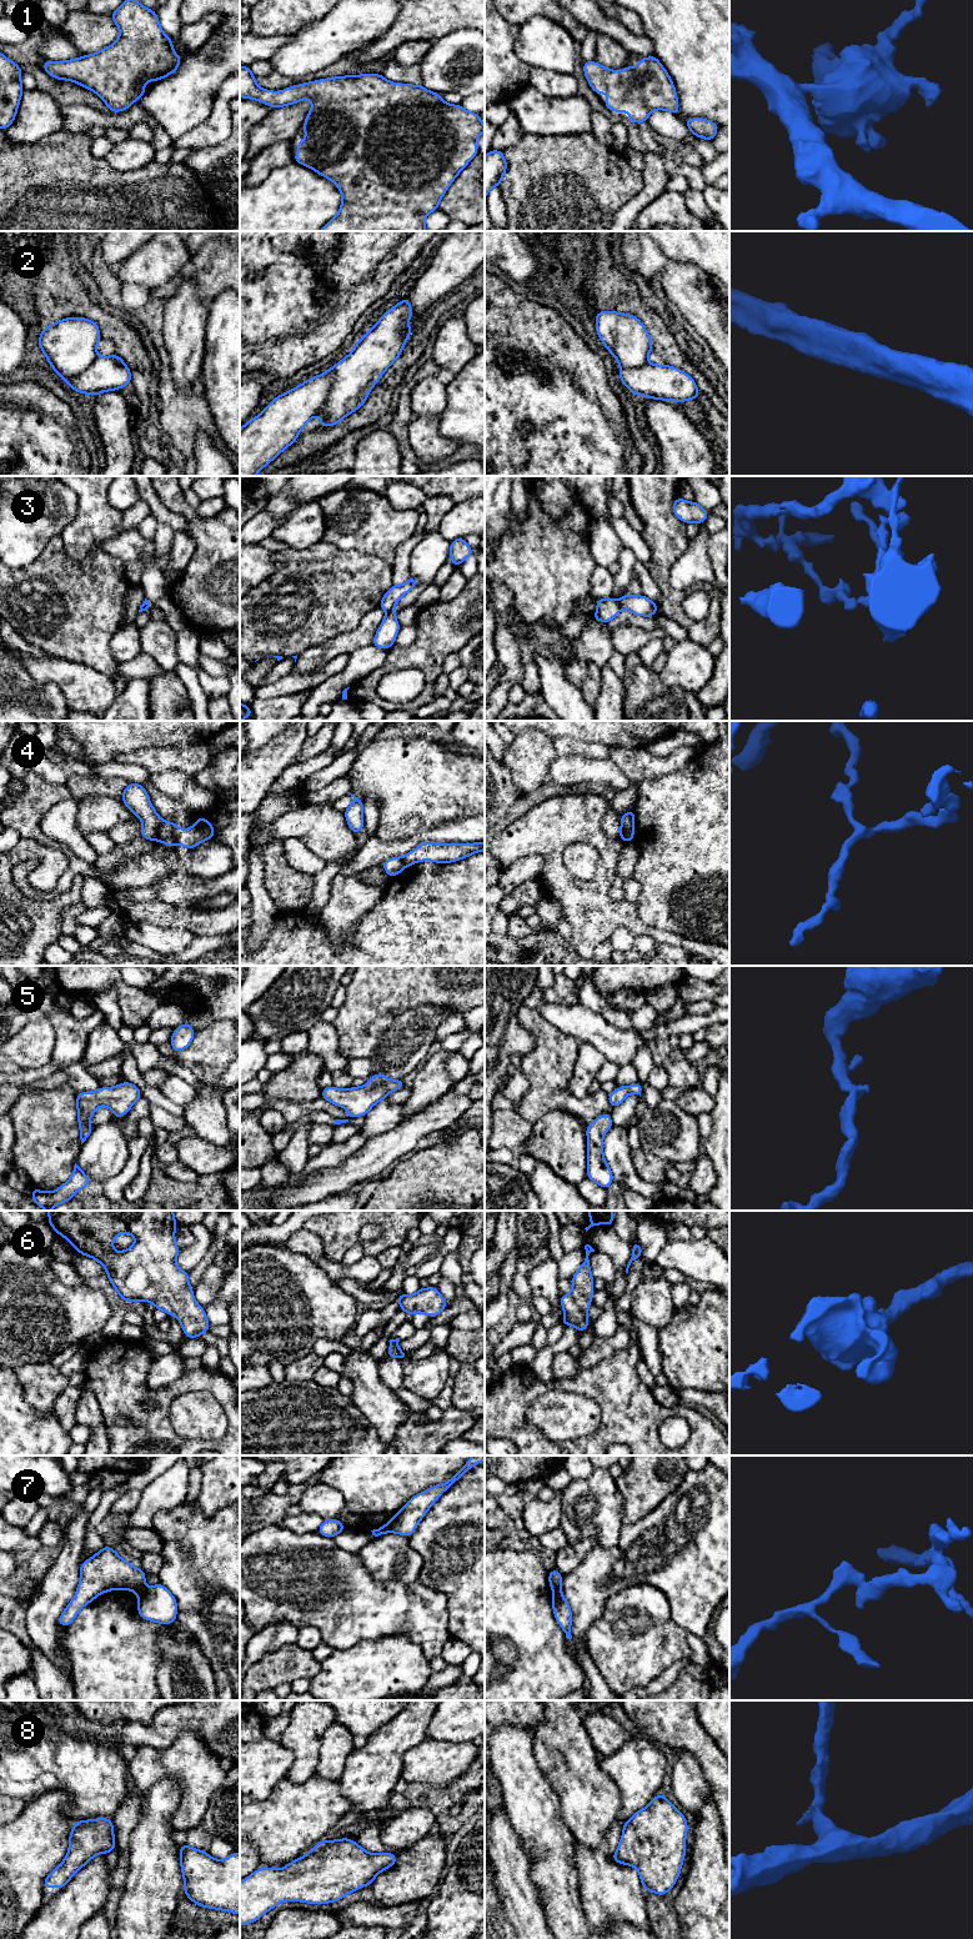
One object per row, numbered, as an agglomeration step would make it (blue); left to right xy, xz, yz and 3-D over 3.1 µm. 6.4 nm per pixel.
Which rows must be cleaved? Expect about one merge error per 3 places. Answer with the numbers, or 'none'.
2, 3, 4, 7

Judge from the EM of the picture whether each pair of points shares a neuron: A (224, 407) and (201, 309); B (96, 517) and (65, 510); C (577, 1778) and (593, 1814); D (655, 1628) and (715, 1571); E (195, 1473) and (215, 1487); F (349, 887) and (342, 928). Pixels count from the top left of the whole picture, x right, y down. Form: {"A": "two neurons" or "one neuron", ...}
{"A": "two neurons", "B": "two neurons", "C": "one neuron", "D": "two neurons", "E": "two neurons", "F": "one neuron"}

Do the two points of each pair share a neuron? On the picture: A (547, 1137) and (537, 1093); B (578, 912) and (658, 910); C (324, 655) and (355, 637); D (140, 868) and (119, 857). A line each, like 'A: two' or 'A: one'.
A: two
B: two
C: one
D: two

